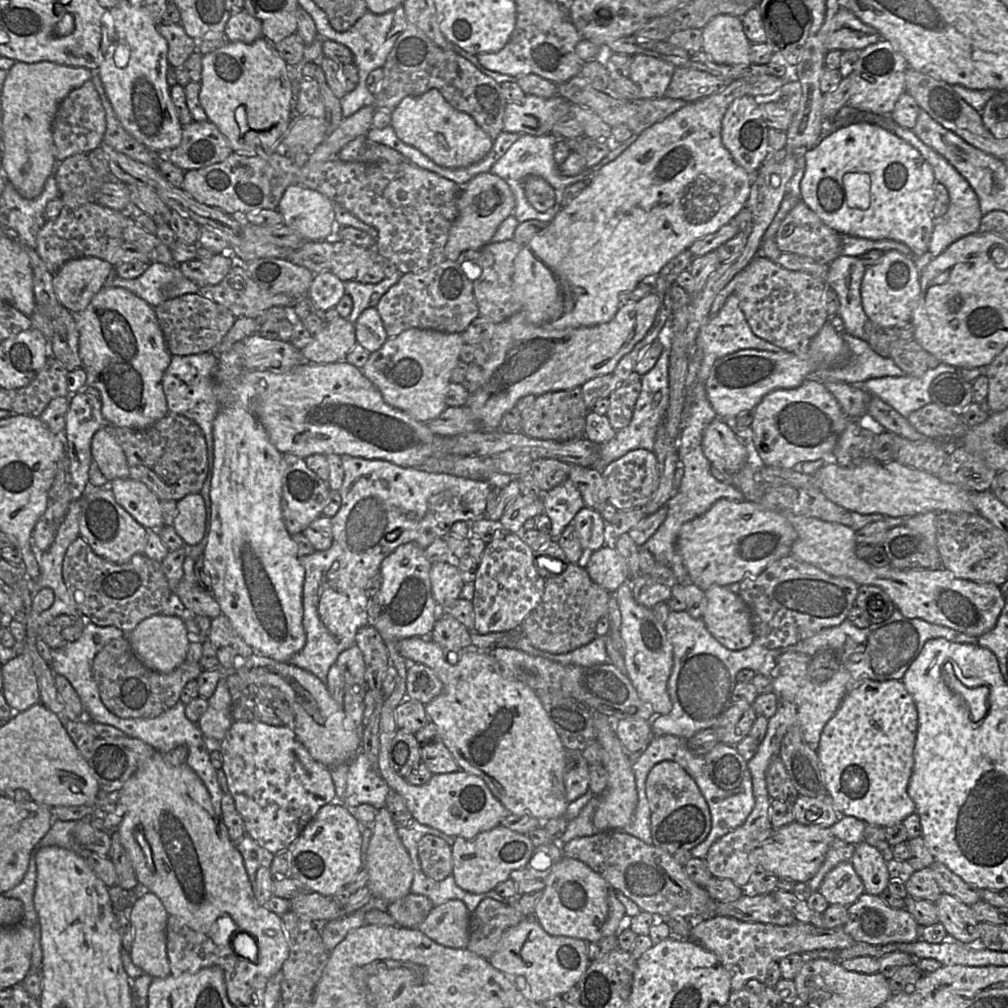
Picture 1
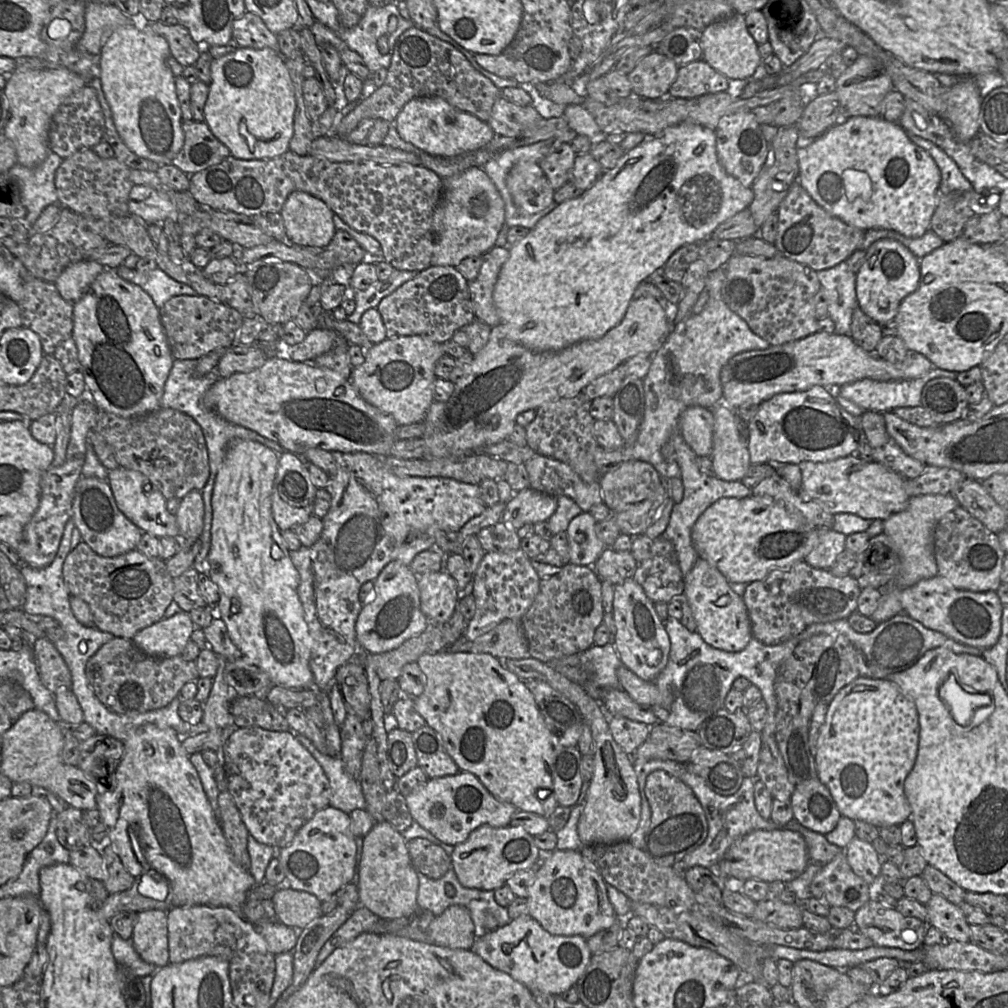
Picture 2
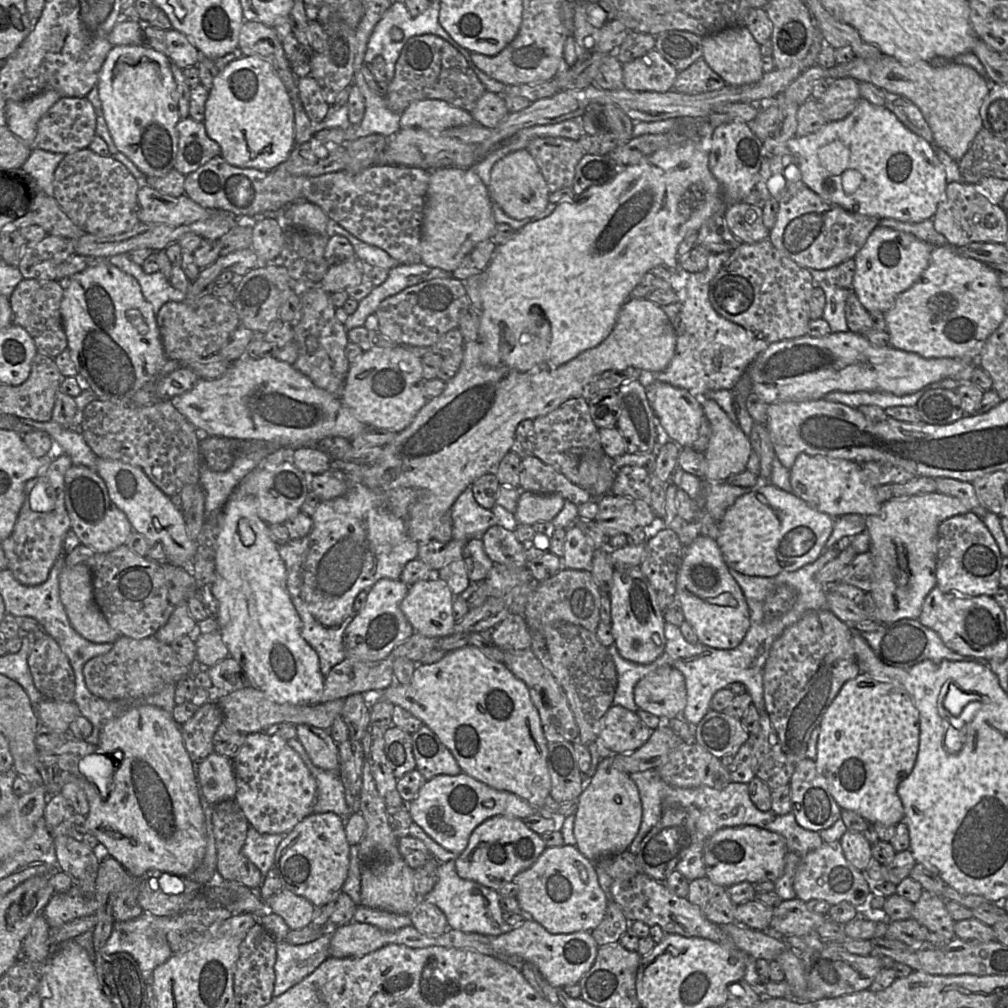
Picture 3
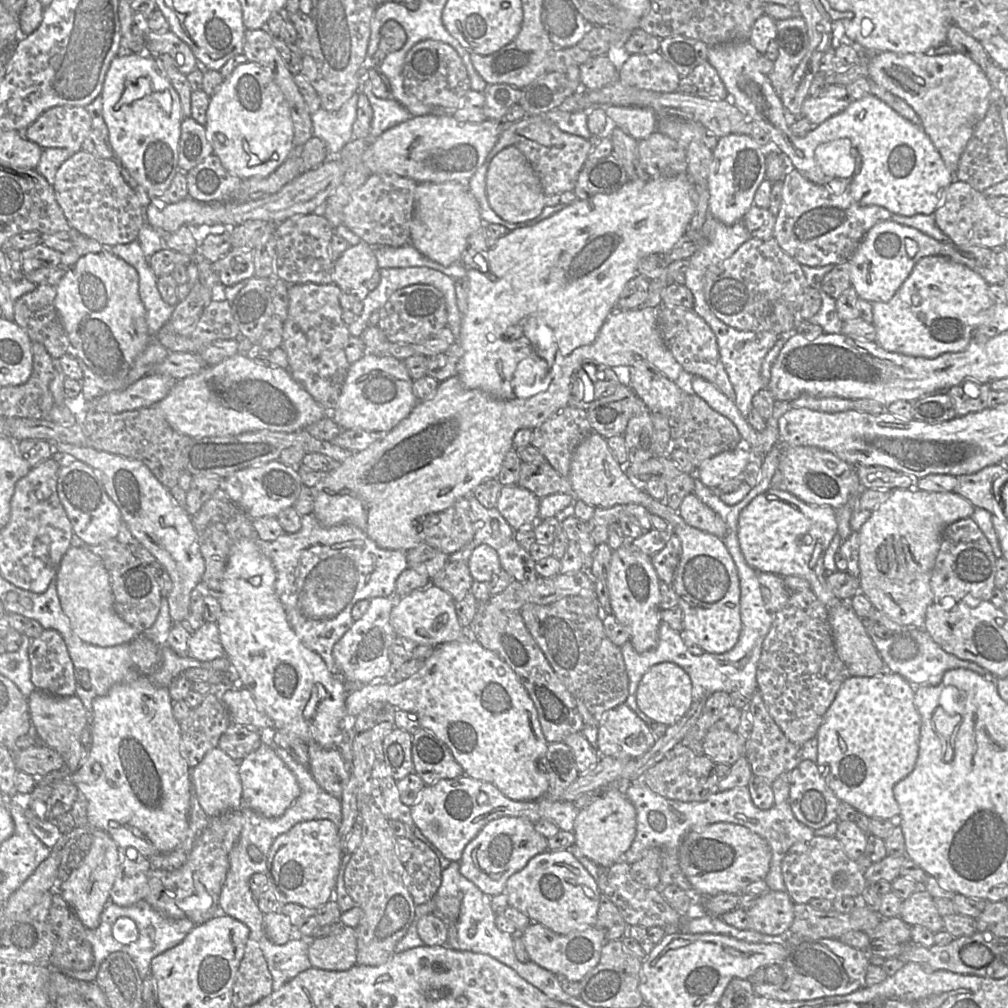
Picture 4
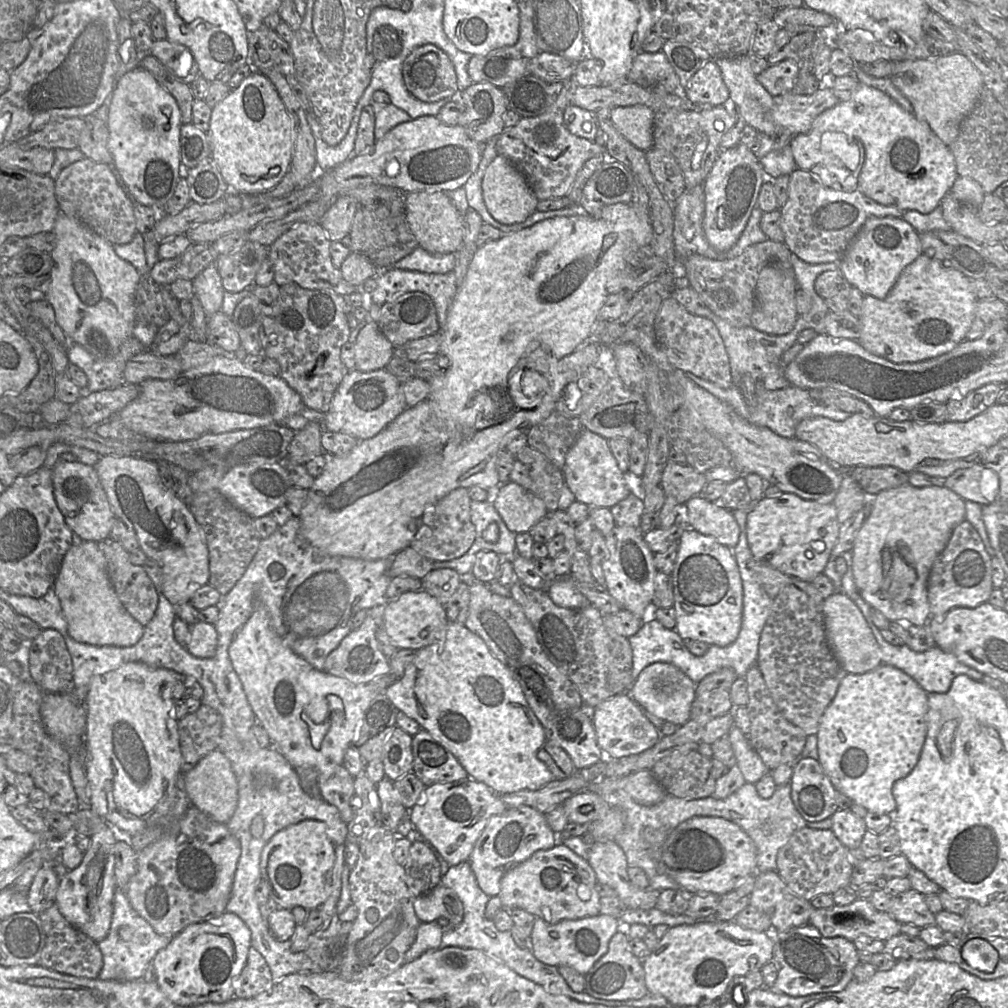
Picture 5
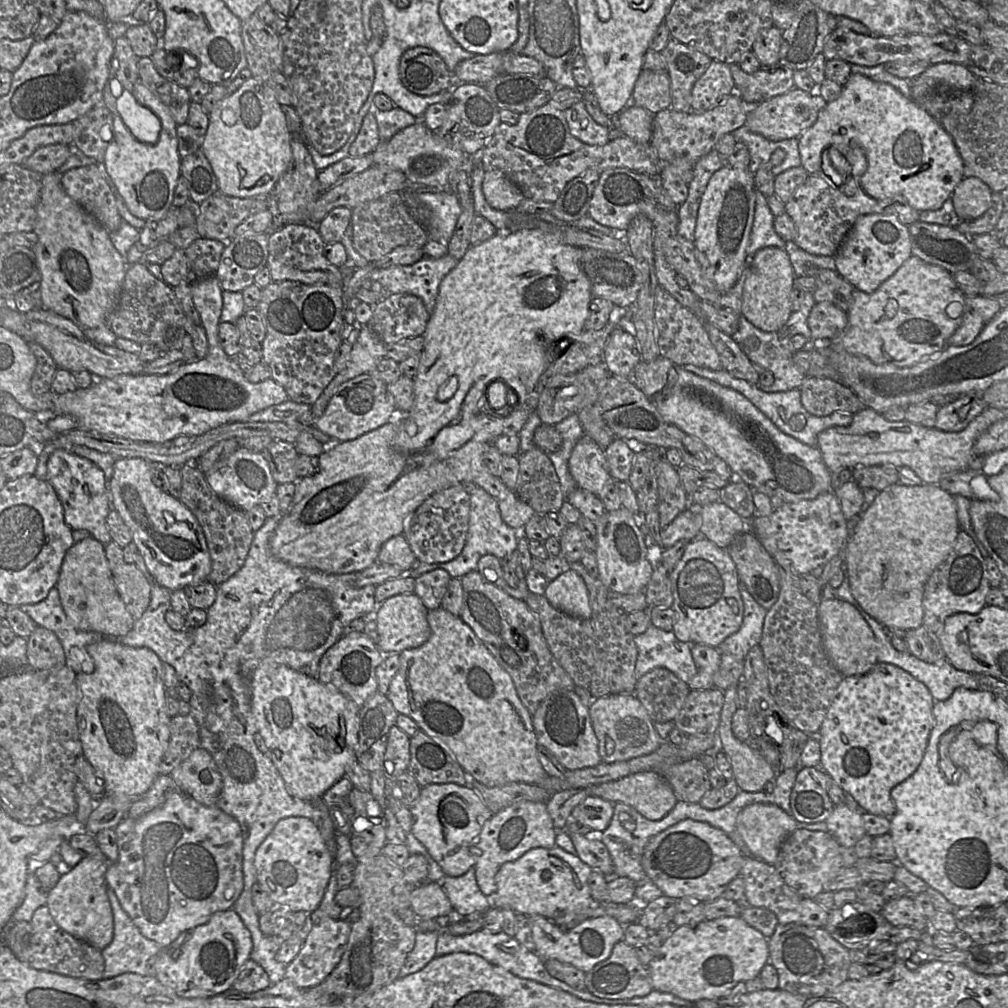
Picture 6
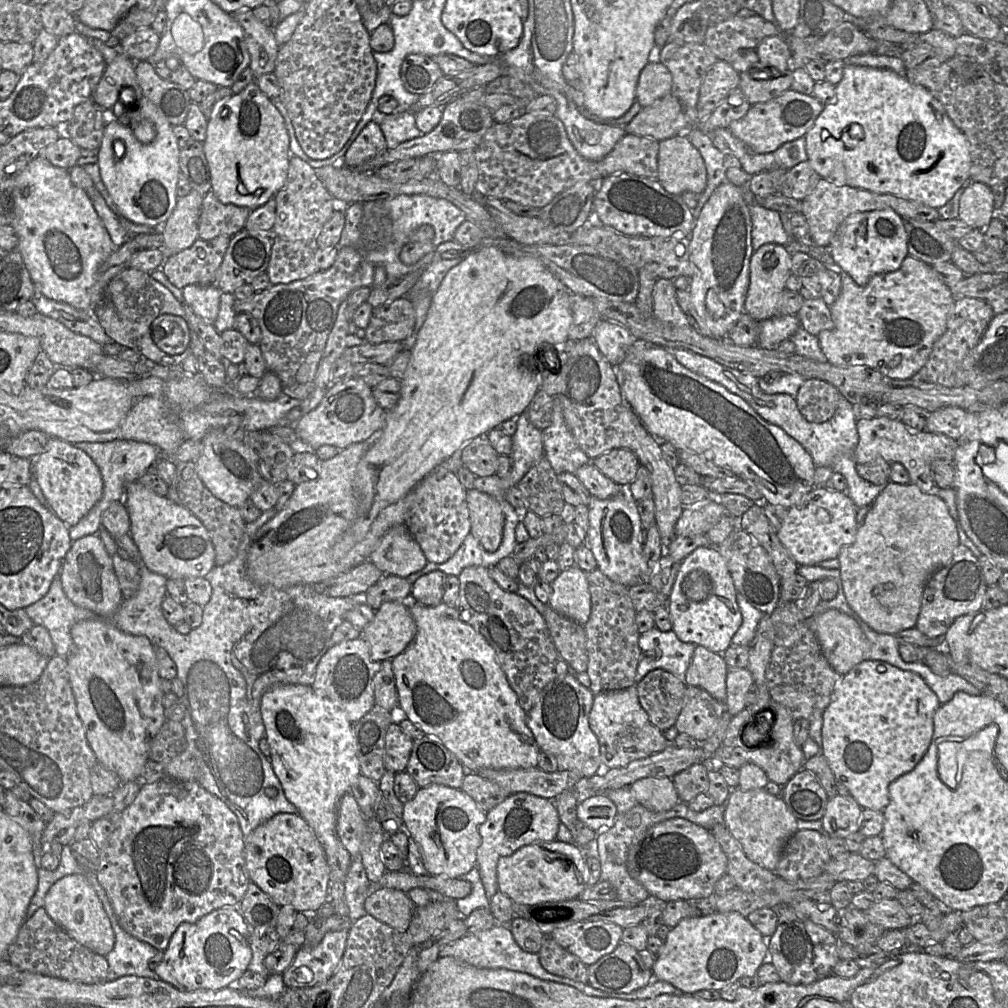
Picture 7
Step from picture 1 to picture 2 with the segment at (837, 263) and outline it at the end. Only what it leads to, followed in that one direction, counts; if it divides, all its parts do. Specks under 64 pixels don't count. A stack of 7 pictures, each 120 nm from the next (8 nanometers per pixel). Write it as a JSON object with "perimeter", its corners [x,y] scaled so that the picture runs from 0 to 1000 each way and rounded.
{"perimeter":[[[839,259],[811,270],[811,275],[818,288],[821,310],[827,321],[827,330],[844,332],[846,309],[851,305],[849,296],[849,274]]]}

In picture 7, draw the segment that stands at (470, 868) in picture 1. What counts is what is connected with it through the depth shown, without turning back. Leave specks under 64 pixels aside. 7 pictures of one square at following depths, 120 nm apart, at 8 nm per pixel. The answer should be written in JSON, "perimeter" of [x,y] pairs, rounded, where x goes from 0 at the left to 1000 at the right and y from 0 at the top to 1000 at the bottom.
{"perimeter":[[[522,786],[505,789],[499,796],[483,806],[481,815],[475,819],[478,835],[473,843],[472,861],[485,894],[494,884],[494,853],[530,835],[552,833],[555,817],[554,806],[548,794]]]}

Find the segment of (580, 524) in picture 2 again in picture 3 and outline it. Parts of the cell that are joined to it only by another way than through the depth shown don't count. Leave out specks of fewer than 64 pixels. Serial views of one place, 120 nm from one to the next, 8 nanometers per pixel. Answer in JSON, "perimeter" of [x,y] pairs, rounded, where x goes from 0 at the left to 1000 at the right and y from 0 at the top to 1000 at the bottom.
{"perimeter":[[[571,521],[563,524],[558,563],[586,566],[589,551],[587,538]]]}

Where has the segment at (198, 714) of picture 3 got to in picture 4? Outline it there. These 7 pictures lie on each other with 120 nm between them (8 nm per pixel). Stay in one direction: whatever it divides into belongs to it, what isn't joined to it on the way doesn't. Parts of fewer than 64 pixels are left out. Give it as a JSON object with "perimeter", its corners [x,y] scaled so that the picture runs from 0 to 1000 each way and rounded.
{"perimeter":[[[212,688],[202,690],[201,695],[194,702],[189,703],[188,709],[179,717],[181,746],[190,763],[195,760],[202,750],[210,743],[217,741],[217,734],[223,727],[229,713],[225,702]]]}

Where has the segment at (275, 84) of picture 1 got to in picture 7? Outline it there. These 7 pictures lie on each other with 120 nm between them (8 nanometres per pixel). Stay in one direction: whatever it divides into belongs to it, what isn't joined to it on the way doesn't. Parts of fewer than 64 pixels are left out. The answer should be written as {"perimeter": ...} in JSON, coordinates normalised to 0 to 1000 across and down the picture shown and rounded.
{"perimeter":[[[254,80],[248,81],[238,92],[223,100],[223,105],[214,105],[206,118],[201,149],[207,164],[209,189],[221,202],[232,202],[252,208],[262,203],[282,185],[289,157],[288,136],[283,119],[270,99],[256,86]]]}

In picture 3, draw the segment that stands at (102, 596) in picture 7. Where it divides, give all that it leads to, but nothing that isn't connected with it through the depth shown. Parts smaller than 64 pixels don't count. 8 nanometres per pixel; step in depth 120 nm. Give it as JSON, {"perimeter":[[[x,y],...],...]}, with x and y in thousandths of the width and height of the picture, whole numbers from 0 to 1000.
{"perimeter":[[[85,561],[63,562],[59,570],[59,591],[70,621],[85,635],[92,638],[113,638],[119,631],[108,621],[93,595],[91,570]]]}

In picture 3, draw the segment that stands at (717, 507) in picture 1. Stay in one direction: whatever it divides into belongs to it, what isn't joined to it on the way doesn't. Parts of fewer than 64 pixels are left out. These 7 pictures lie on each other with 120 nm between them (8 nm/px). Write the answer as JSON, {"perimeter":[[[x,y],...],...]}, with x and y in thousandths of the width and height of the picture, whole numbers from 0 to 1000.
{"perimeter":[[[761,479],[732,493],[721,504],[709,536],[722,564],[741,571],[768,572],[808,558],[818,546],[826,521],[827,514],[821,510]]]}

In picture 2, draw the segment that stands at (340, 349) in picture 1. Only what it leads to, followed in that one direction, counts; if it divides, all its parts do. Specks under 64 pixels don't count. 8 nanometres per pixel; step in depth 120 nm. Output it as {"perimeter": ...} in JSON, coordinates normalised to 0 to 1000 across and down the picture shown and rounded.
{"perimeter":[[[314,324],[304,331],[303,336],[285,346],[286,352],[292,359],[311,358],[315,353],[327,348],[334,341],[344,339],[333,328]]]}

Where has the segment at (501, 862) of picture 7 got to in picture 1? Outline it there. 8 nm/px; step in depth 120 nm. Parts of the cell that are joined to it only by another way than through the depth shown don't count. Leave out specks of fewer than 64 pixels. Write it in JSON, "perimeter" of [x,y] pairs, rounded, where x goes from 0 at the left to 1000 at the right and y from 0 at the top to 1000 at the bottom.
{"perimeter":[[[562,849],[548,860],[530,911],[546,928],[574,931],[581,936],[612,928],[622,913],[620,900],[607,879],[580,856]]]}

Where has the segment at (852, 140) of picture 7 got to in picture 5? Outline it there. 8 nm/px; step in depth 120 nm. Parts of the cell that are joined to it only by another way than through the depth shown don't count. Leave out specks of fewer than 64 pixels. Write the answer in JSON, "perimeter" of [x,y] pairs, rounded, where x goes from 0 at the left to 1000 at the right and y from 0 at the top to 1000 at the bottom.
{"perimeter":[[[852,81],[848,92],[841,100],[831,103],[815,111],[807,122],[805,129],[799,133],[789,134],[783,144],[790,166],[805,170],[810,164],[839,167],[835,160],[824,152],[815,151],[814,136],[819,131],[835,131],[843,142],[854,143],[858,149],[858,161],[851,176],[850,189],[859,195],[877,203],[886,204],[895,210],[911,209],[924,211],[942,190],[950,176],[946,155],[938,143],[925,130],[923,125],[909,117],[907,112],[898,110],[879,92]]]}

